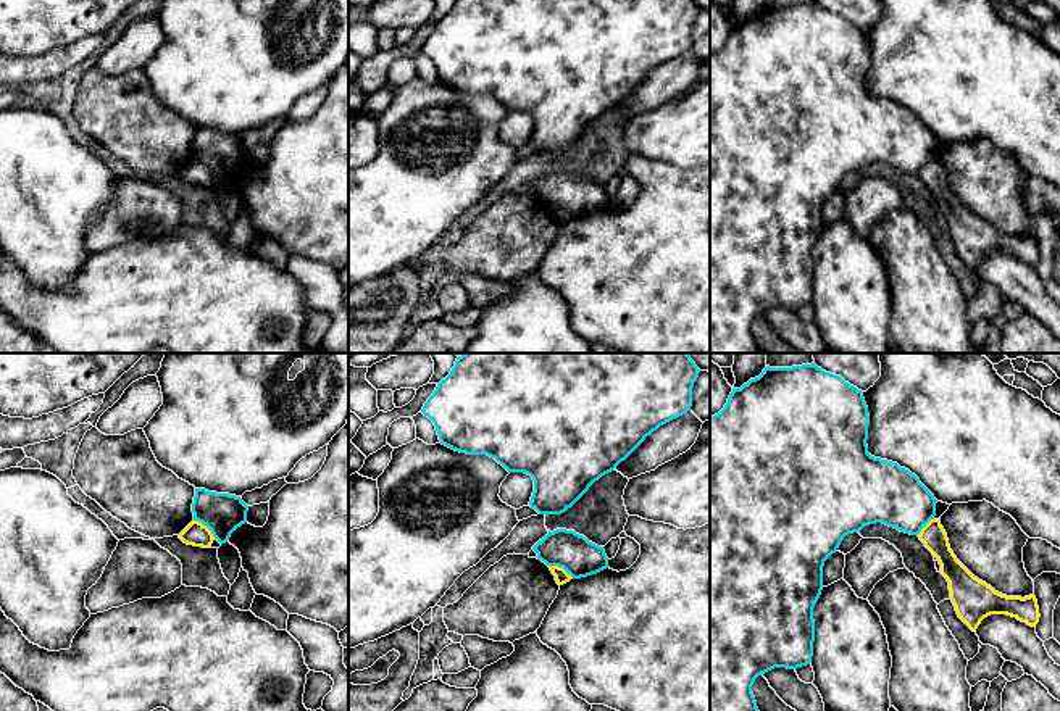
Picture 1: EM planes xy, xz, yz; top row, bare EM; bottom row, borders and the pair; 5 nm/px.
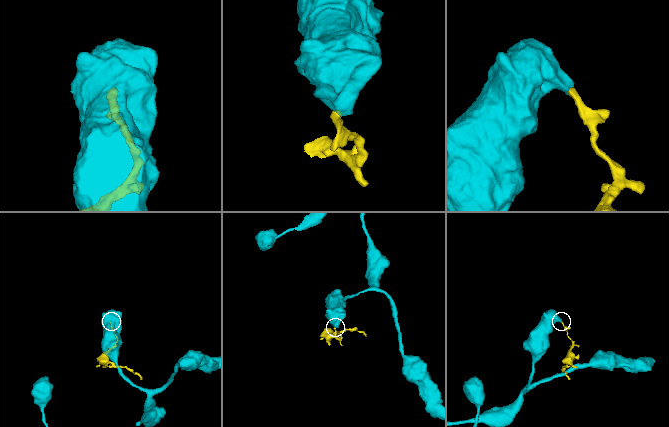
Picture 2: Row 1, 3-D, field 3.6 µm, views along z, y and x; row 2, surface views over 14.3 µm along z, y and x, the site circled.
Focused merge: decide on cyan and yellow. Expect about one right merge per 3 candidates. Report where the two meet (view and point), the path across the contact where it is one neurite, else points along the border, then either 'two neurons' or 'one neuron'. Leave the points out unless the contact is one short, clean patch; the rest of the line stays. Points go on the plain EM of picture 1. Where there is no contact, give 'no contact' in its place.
meets cyan in xy at (205, 163); border along xy (194, 158), (200, 160), (215, 176); two neurons

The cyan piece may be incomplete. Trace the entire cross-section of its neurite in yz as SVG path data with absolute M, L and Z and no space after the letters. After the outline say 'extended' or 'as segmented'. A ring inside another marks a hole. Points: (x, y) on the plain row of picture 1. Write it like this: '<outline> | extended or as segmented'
M815 2L792 6L766 5L758 16L741 27L732 27L724 47L710 55L710 353L760 353L752 332L755 318L774 306L797 308L812 301L813 247L823 229L823 205L845 174L876 161L918 174L934 158L937 139L920 118L897 102L868 92L868 64L870 53L863 31Z | as segmented

